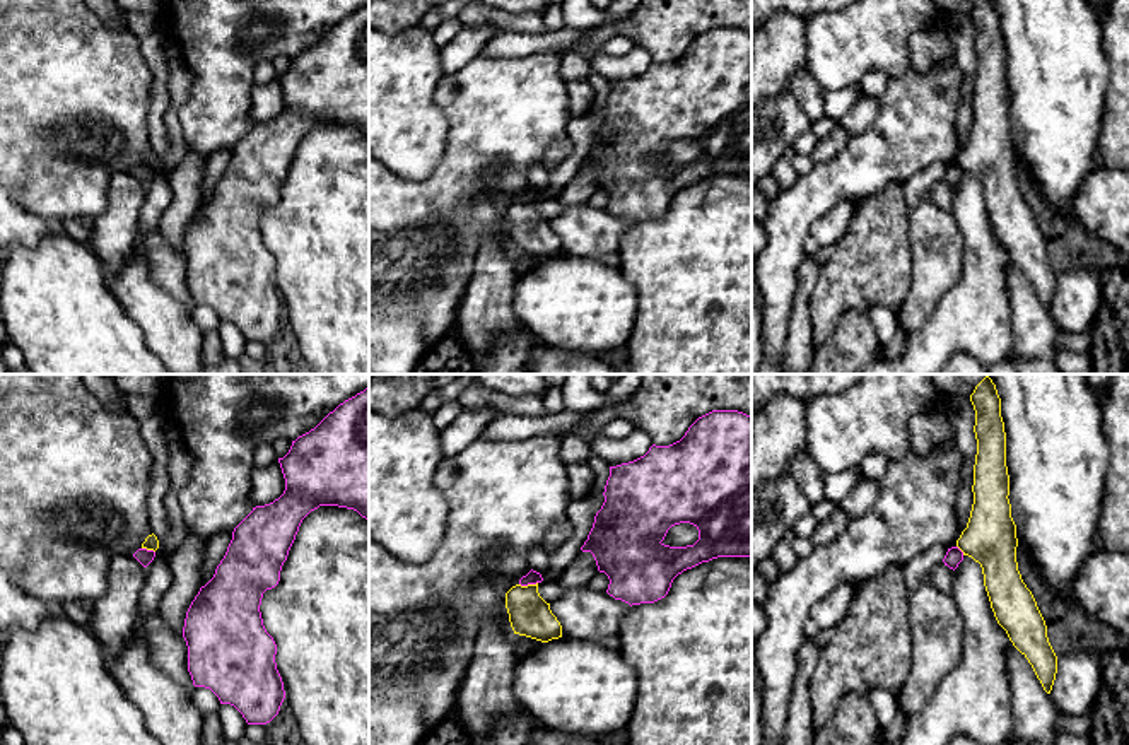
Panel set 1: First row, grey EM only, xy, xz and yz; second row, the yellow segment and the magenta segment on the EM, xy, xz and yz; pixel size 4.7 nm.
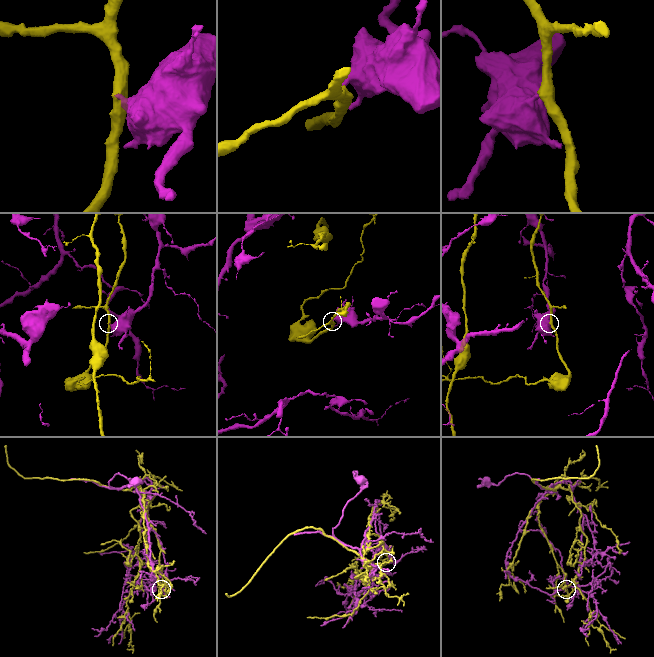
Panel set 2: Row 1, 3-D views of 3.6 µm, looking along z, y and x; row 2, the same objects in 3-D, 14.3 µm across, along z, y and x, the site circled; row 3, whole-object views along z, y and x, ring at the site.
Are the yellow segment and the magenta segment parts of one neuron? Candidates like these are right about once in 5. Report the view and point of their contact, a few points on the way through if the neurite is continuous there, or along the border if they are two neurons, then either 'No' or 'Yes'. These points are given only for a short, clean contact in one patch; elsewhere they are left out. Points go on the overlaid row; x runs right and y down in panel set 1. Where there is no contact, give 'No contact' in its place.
Touches yellow at xz (528, 585). Boundary: xz (537, 581), (520, 585). No

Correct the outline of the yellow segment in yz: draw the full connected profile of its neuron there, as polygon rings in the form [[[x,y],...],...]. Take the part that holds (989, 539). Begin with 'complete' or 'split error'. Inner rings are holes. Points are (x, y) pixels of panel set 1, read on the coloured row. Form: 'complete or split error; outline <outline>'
complete; outline [[[989,376],[975,386],[970,402],[975,410],[977,439],[974,504],[956,547],[980,564],[997,624],[1028,660],[1044,690],[1050,694],[1057,656],[1049,642],[1047,625],[1037,601],[1018,571],[1016,525],[1008,499],[1006,432],[1001,398]]]

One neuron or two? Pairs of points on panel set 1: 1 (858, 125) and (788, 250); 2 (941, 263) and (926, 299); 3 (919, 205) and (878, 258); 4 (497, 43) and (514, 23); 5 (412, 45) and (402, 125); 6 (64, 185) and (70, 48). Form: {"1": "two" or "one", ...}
{"1": "two", "2": "one", "3": "two", "4": "two", "5": "one", "6": "one"}

